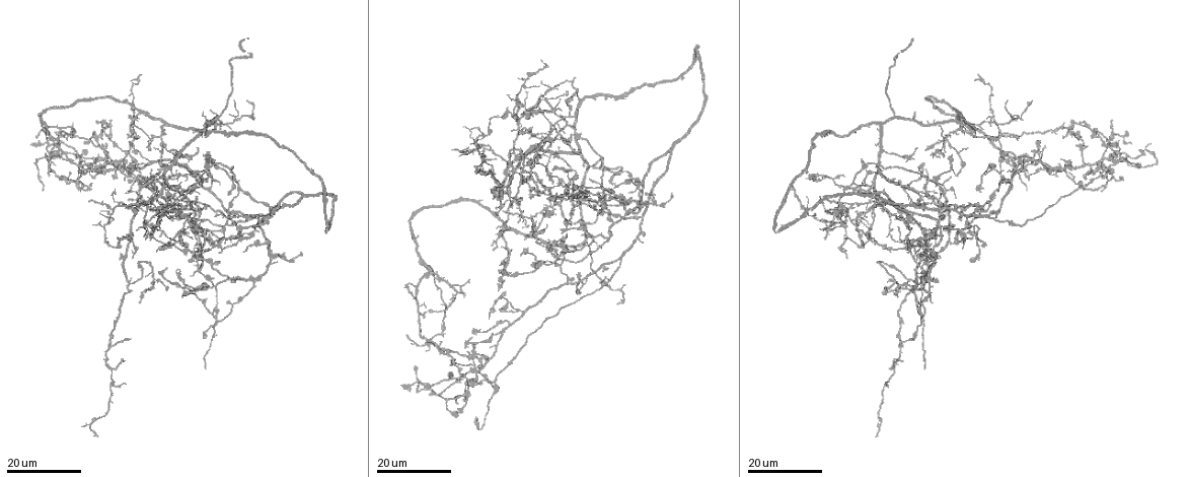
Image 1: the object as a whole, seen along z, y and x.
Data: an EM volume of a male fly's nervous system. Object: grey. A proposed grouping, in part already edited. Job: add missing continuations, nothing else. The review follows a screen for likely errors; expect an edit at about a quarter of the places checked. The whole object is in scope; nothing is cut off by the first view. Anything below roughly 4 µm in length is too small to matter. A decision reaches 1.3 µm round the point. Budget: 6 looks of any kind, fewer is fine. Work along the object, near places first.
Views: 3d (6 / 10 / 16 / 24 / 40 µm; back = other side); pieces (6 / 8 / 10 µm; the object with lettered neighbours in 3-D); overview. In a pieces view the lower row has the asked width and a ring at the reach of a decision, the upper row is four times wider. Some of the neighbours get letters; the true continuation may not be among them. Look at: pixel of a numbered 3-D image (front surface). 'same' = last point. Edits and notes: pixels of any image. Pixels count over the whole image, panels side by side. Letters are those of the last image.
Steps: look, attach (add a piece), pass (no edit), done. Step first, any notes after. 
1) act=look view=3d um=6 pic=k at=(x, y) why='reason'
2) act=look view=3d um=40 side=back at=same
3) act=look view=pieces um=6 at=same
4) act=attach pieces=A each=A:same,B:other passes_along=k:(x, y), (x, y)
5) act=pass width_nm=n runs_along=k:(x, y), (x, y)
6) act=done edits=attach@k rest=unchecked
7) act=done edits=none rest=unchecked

act=look view=3d um=16 pic=1 at=(204, 157) why='branch stops here'

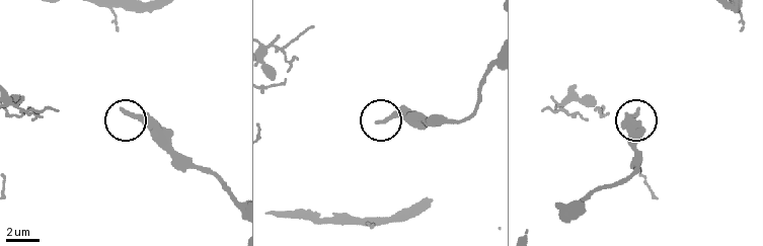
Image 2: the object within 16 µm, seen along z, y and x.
act=look view=pieces um=6 pic=2 at=(379, 123) why='what lies round it'

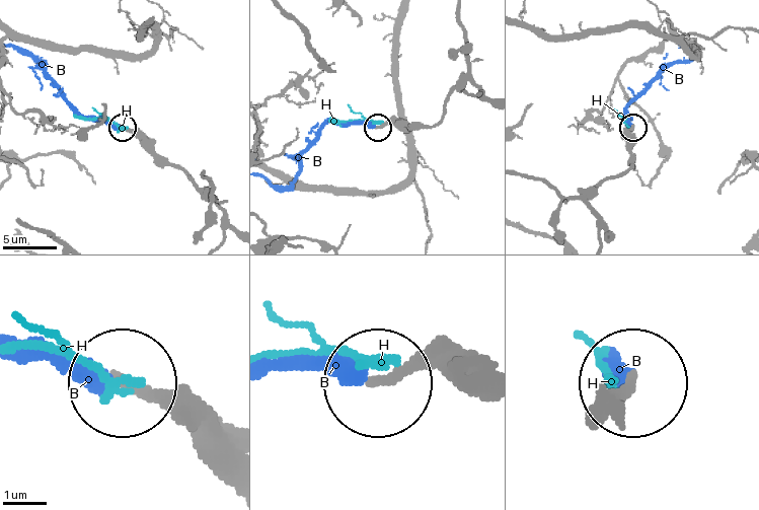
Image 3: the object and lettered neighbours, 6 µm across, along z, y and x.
act=pass each=B:other,H:other runs_along=3:(446, 372), (413, 365), (384, 383) found='none of them fits'

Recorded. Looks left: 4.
act=look view=3d um=24 pic=1 at=(907, 253)

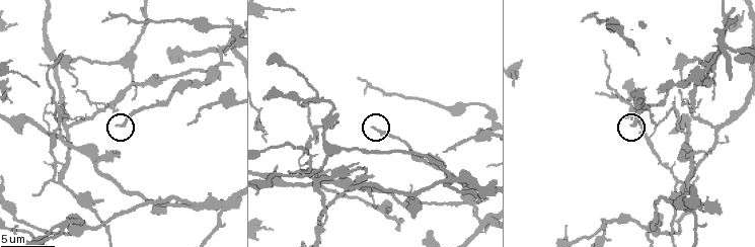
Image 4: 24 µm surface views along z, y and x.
act=look view=pieces um=10 pic=4 at=(631, 125) why='see the neighbours'

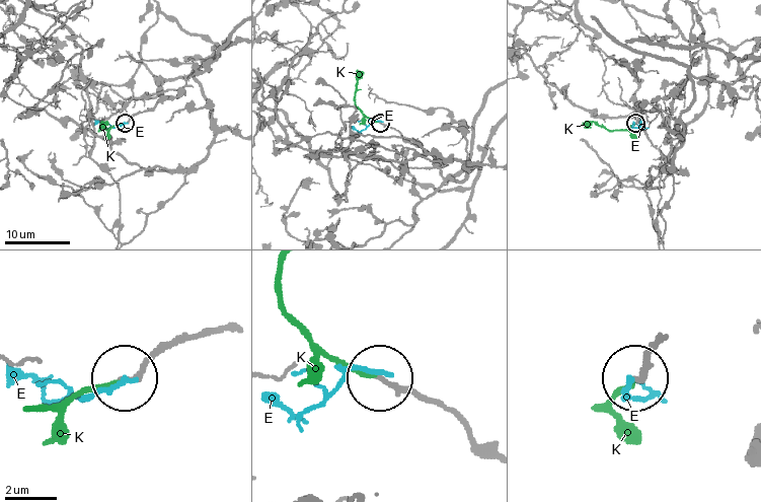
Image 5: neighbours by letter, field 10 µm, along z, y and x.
act=attach pieces=K each=E:other,K:same passes_along=5:(188, 339), (165, 348), (118, 382), (86, 387), (41, 409) found='it goes on there'

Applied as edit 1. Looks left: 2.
act=done edits=attach@5 rest=unchecked

